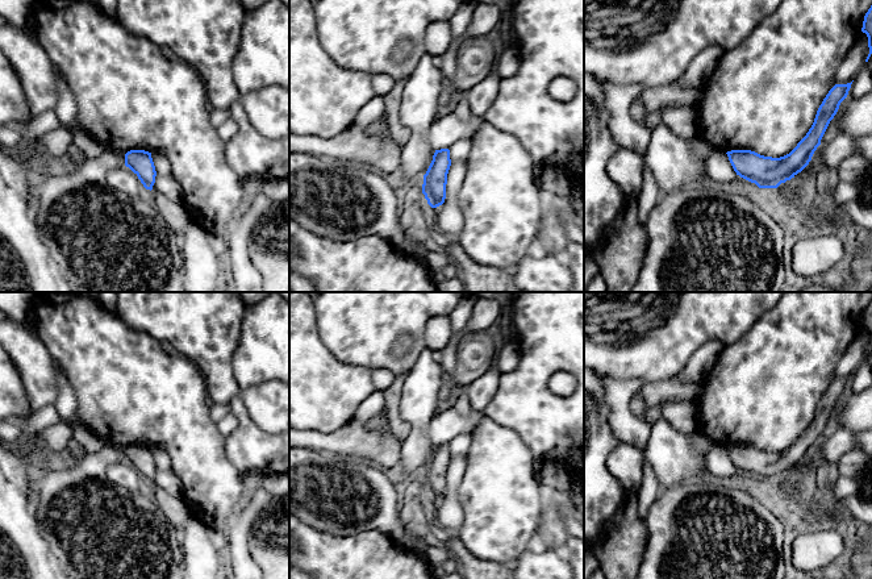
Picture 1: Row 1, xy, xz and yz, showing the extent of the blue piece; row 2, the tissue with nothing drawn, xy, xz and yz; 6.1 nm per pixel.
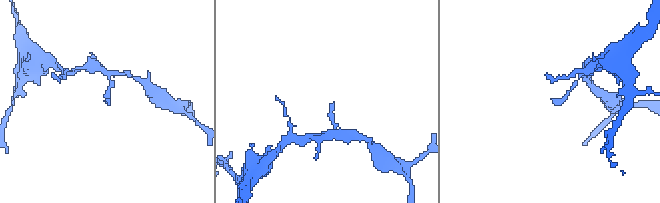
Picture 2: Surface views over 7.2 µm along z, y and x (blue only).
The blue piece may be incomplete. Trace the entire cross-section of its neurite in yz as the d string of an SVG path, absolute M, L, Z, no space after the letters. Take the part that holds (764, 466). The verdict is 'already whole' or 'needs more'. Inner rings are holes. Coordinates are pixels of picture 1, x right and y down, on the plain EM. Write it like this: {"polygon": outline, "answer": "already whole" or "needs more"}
{"polygon": "M851 378L835 379L819 400L814 417L806 430L787 450L764 451L751 445L727 446L729 455L740 472L755 478L759 483L777 483L801 467L811 455L821 434L836 409L840 397L847 392Z", "answer": "already whole"}

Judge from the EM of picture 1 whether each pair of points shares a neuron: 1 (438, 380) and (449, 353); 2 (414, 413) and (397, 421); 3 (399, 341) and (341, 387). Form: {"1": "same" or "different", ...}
{"1": "different", "2": "different", "3": "different"}

